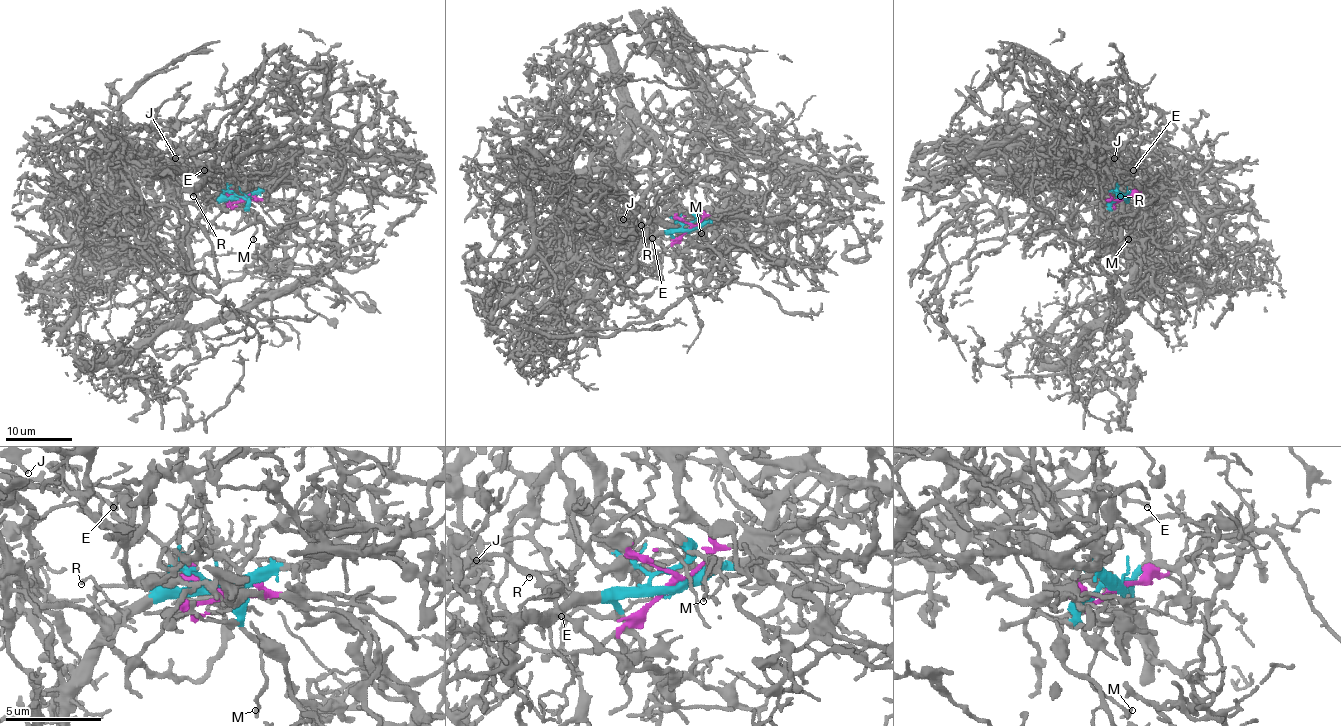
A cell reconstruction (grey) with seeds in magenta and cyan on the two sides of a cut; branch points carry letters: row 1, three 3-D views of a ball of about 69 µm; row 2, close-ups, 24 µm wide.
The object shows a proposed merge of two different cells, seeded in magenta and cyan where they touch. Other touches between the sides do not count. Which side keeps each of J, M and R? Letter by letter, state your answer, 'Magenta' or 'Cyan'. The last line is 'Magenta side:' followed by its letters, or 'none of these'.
J: Magenta
M: Cyan
R: Cyan
Magenta side: J

